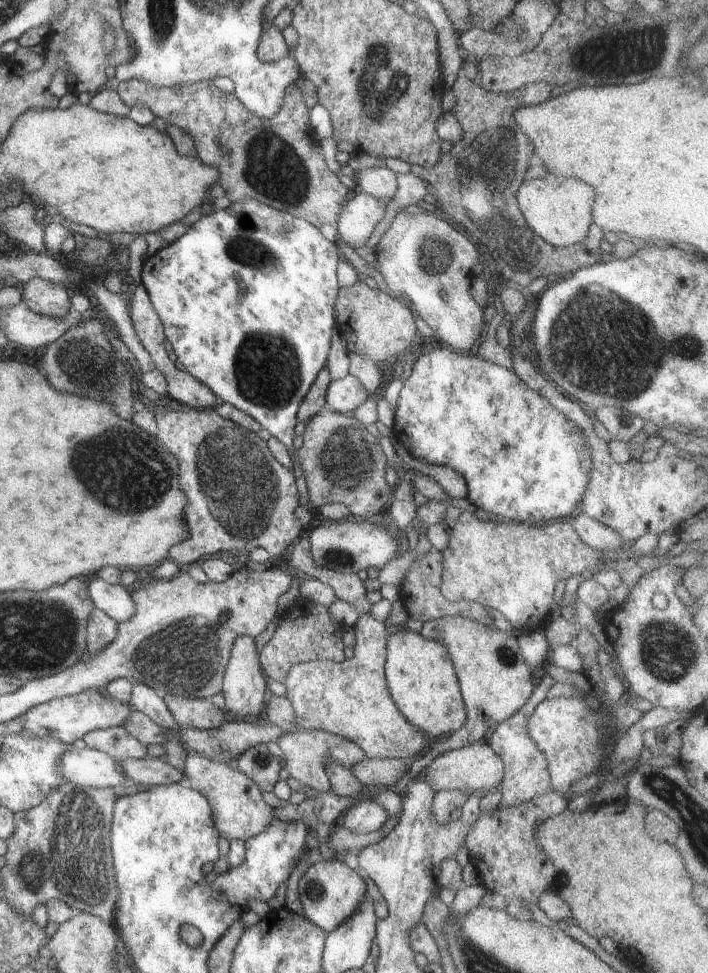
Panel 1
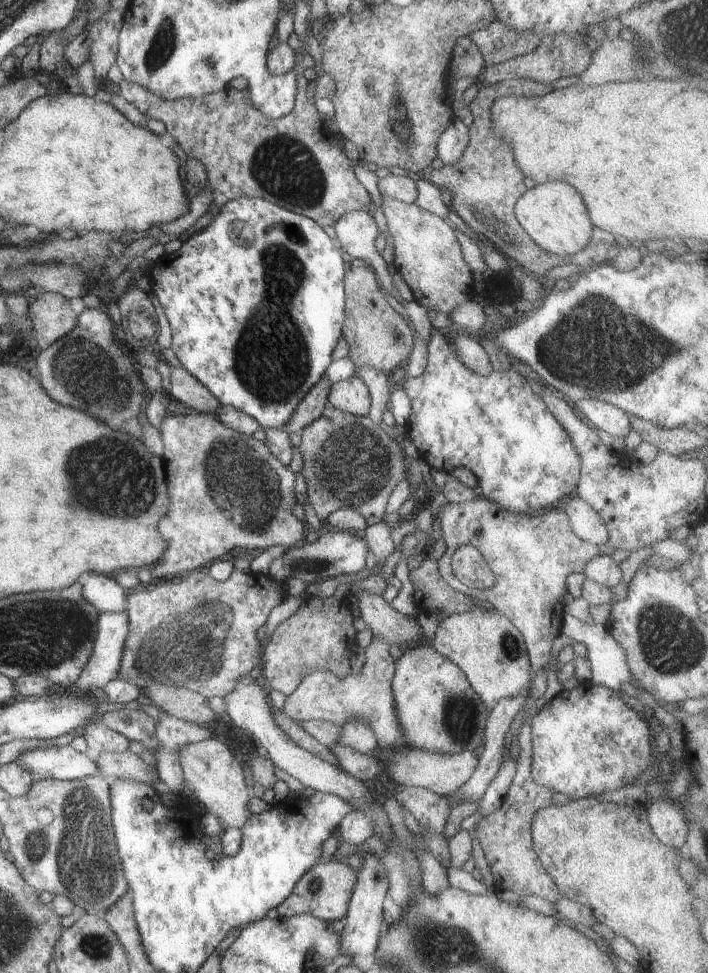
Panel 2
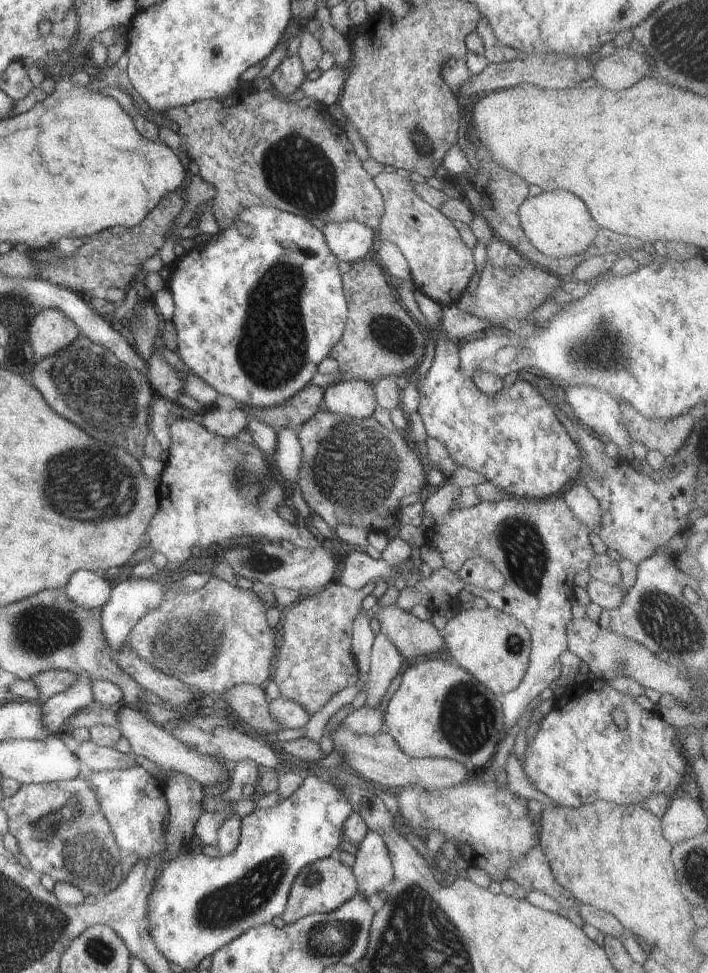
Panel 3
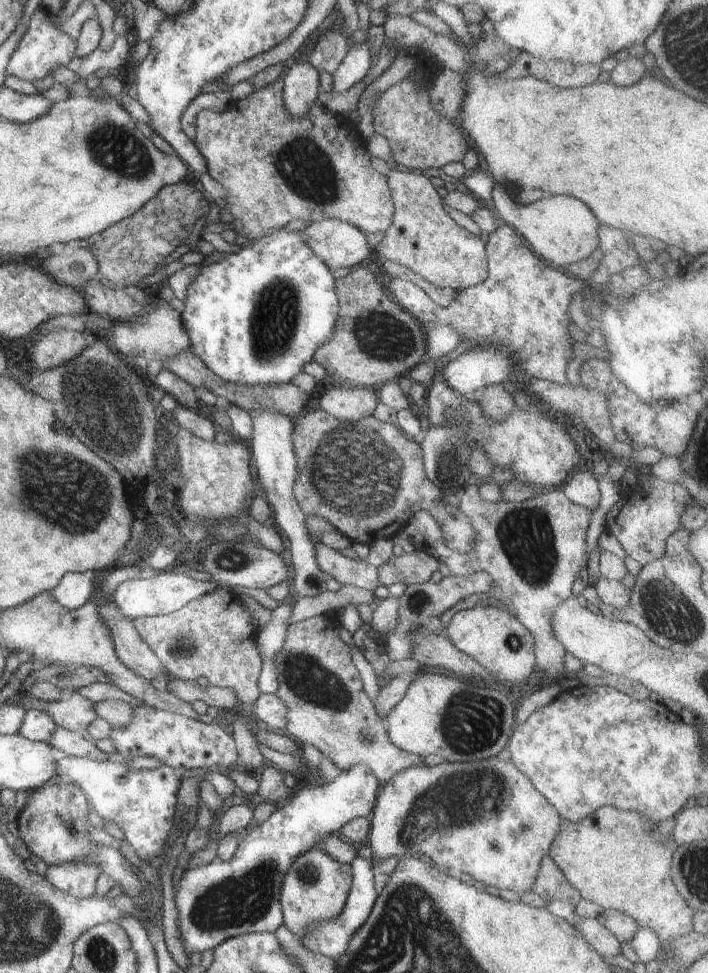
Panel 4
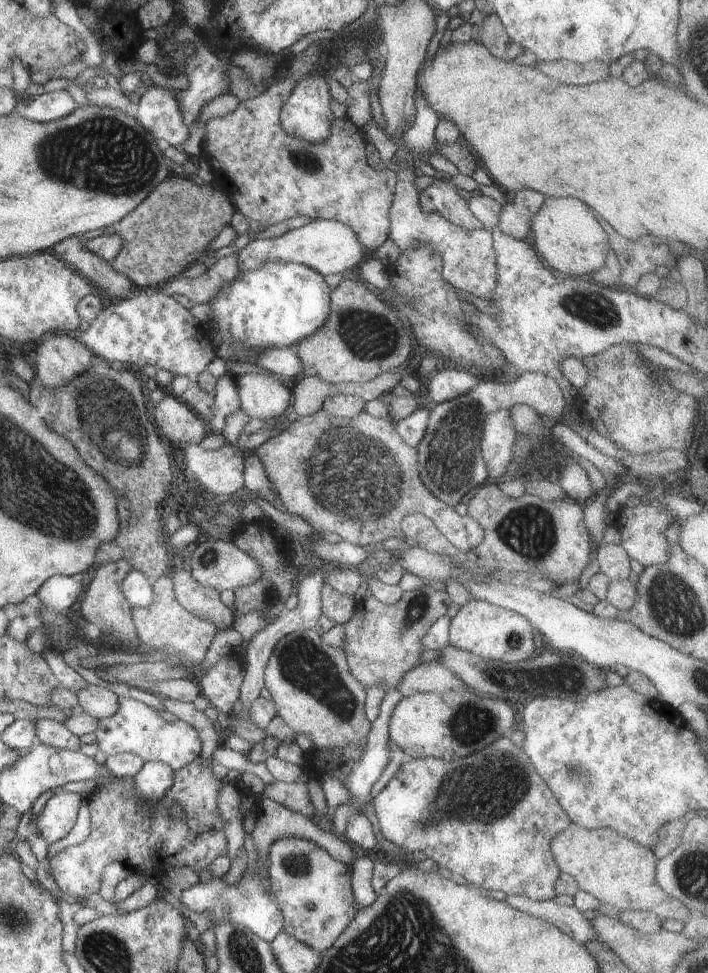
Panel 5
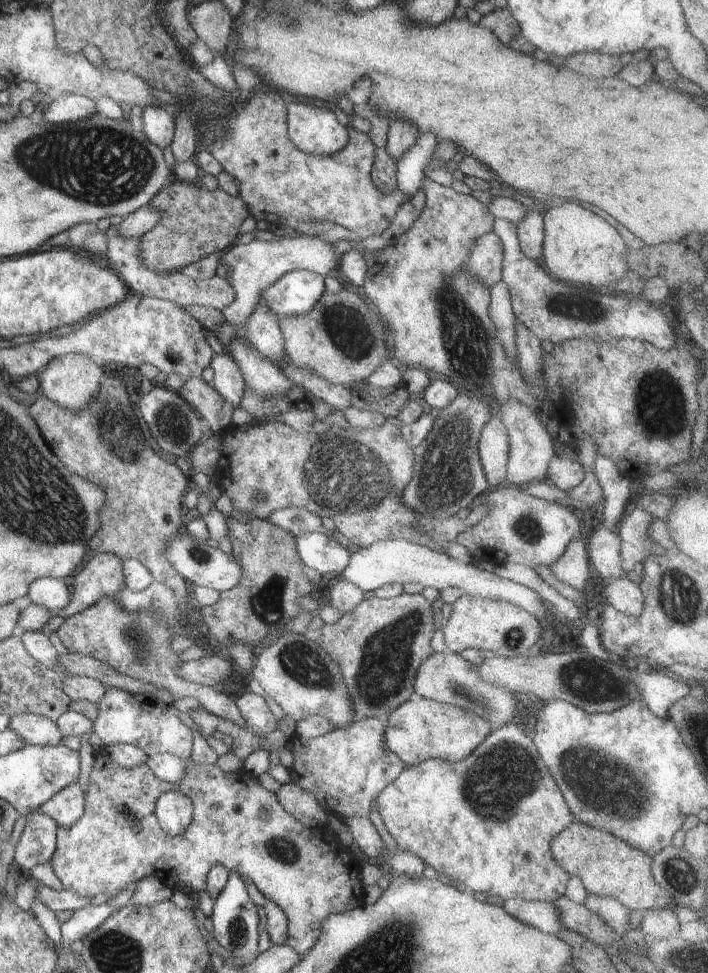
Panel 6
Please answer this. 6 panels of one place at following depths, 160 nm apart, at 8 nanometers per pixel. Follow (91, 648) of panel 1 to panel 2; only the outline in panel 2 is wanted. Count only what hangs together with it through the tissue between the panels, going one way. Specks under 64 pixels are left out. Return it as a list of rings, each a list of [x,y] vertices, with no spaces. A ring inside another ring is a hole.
[[[127,611],[119,613],[101,612],[97,618],[97,633],[93,642],[93,653],[88,664],[83,668],[82,674],[76,679],[76,682],[67,688],[72,694],[93,696],[91,690],[103,688],[111,680],[117,678],[119,668],[121,667],[121,656],[123,655],[125,640],[129,633],[129,620]]]

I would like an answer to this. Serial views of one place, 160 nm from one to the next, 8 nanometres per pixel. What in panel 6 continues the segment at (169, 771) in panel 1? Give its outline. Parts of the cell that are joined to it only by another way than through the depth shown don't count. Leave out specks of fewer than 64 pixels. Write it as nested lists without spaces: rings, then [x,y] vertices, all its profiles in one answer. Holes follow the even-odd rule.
[[[32,713],[12,715],[8,729],[18,733],[26,745],[60,745],[64,737],[55,721]]]

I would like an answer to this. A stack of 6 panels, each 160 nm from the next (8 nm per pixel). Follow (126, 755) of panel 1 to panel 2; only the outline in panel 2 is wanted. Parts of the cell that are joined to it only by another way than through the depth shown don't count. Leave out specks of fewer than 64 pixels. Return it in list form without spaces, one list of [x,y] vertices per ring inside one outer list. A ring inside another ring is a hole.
[[[100,720],[89,724],[83,732],[83,736],[86,739],[89,753],[94,758],[100,753],[121,753],[128,751],[130,744],[125,736],[106,728]]]

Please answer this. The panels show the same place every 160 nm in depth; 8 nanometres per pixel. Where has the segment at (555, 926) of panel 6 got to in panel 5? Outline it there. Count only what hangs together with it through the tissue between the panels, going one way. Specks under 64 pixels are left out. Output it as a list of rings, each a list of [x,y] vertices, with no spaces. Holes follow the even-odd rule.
[[[507,895],[505,901],[521,913],[557,926],[565,935],[581,943],[596,939],[590,923],[575,906],[559,905],[553,899],[538,902],[518,895]]]

